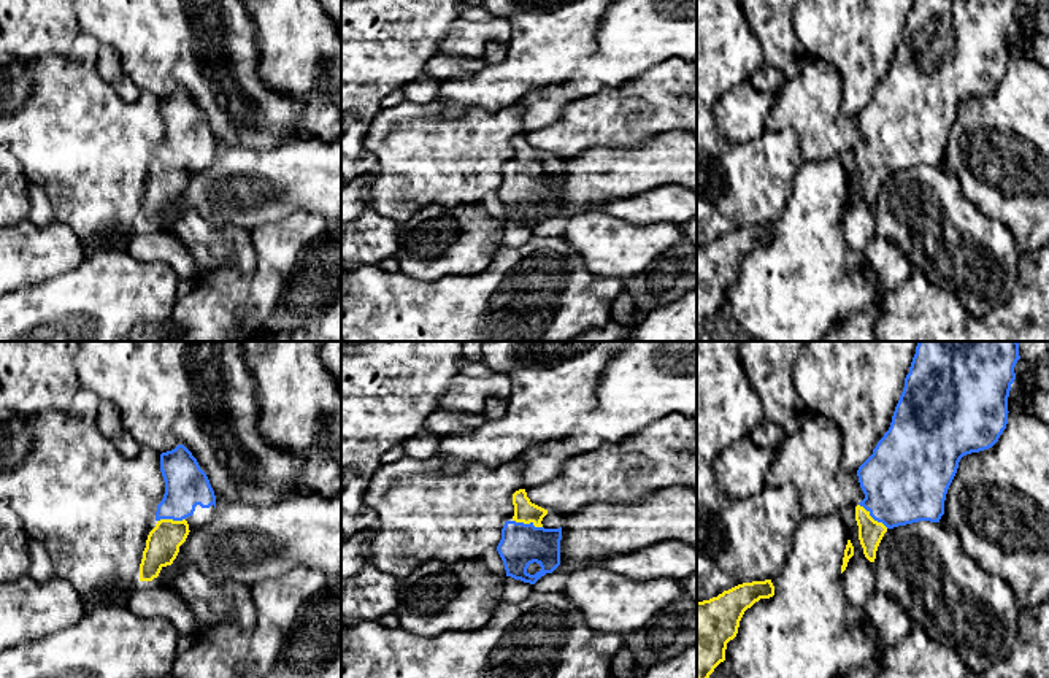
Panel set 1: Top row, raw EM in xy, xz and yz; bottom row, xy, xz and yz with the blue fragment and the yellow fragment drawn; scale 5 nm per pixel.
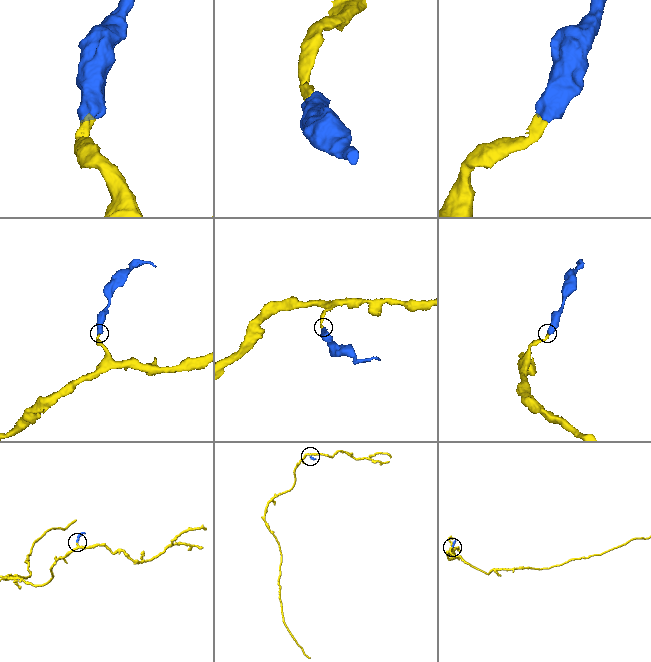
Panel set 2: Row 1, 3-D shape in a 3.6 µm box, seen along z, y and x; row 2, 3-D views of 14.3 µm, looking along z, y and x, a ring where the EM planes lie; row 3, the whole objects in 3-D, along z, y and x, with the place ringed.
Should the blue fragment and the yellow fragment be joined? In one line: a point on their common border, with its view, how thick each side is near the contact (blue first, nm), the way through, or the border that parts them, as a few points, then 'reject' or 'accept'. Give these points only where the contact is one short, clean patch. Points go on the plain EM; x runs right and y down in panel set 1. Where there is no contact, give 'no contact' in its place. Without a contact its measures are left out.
contact yz (873, 162); calibres 440 and 130 nm; way yz (905, 124), (873, 162), (870, 177); accept

